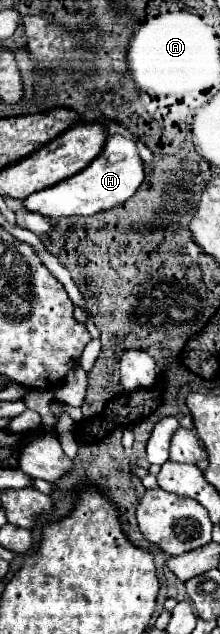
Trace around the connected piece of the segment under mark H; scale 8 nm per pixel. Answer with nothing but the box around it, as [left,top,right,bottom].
[24,136,144,218]

